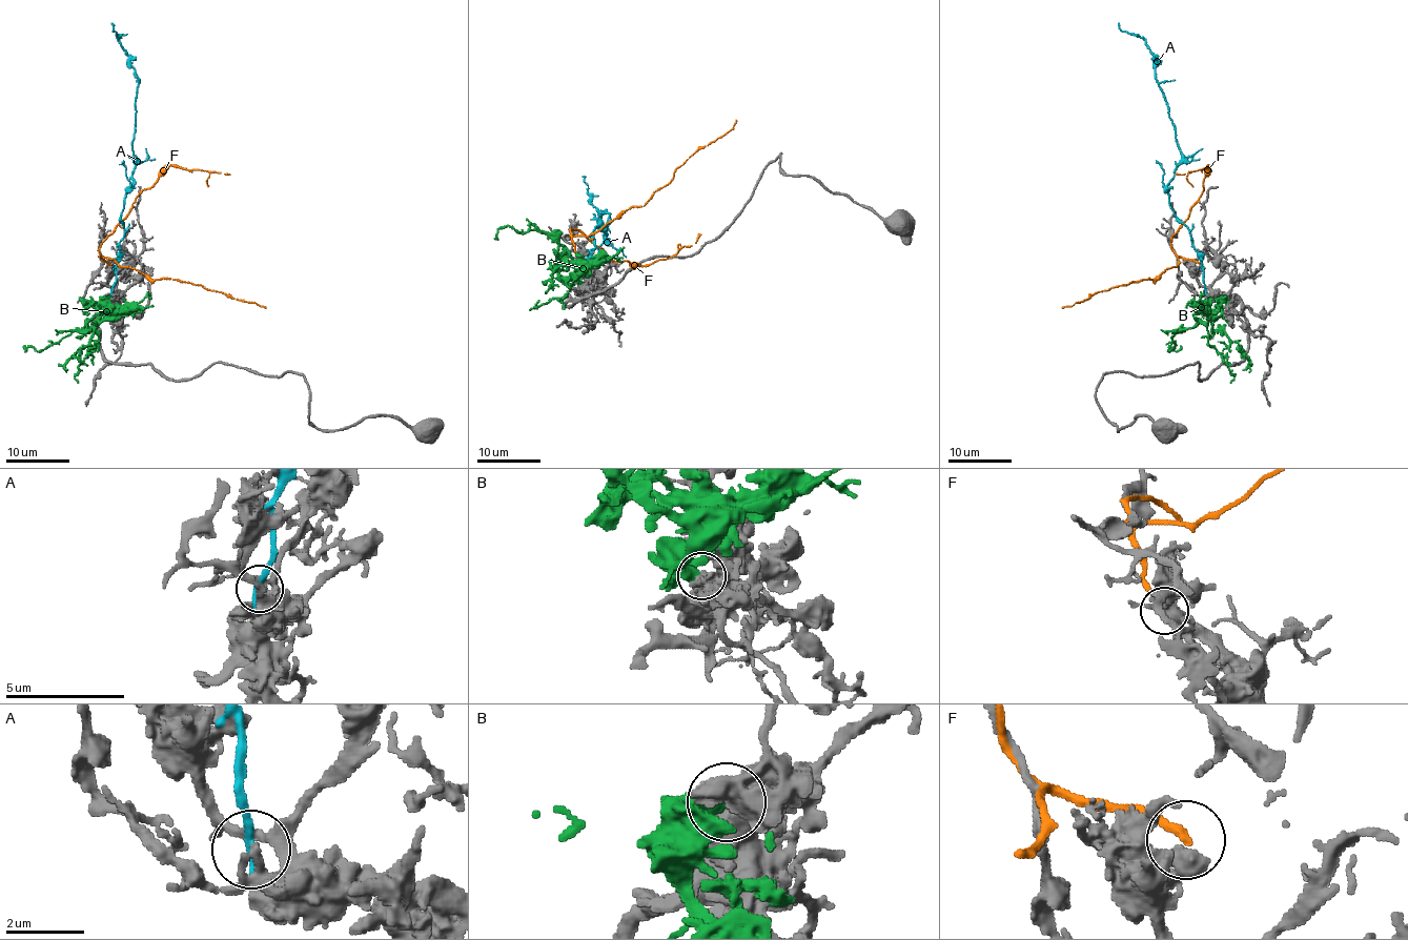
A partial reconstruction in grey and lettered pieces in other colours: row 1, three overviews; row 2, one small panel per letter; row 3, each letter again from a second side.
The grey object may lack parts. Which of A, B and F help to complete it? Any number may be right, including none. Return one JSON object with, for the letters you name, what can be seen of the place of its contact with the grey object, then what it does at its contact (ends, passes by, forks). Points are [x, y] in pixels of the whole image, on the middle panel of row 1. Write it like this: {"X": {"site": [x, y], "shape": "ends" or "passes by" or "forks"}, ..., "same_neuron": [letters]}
{"B": {"site": [580, 282], "shape": "ends"}, "same_neuron": ["B"]}

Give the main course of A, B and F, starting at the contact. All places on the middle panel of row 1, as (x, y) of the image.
A: (584, 263), (594, 247), (591, 233), (596, 226), (604, 228), (604, 240), (609, 217), (591, 203), (582, 176)
B: (580, 282), (546, 233), (530, 229), (518, 233), (511, 226), (500, 228), (495, 238)
F: (580, 259), (575, 252), (574, 237), (596, 233), (634, 206), (641, 206), (699, 149), (722, 137), (735, 119)

